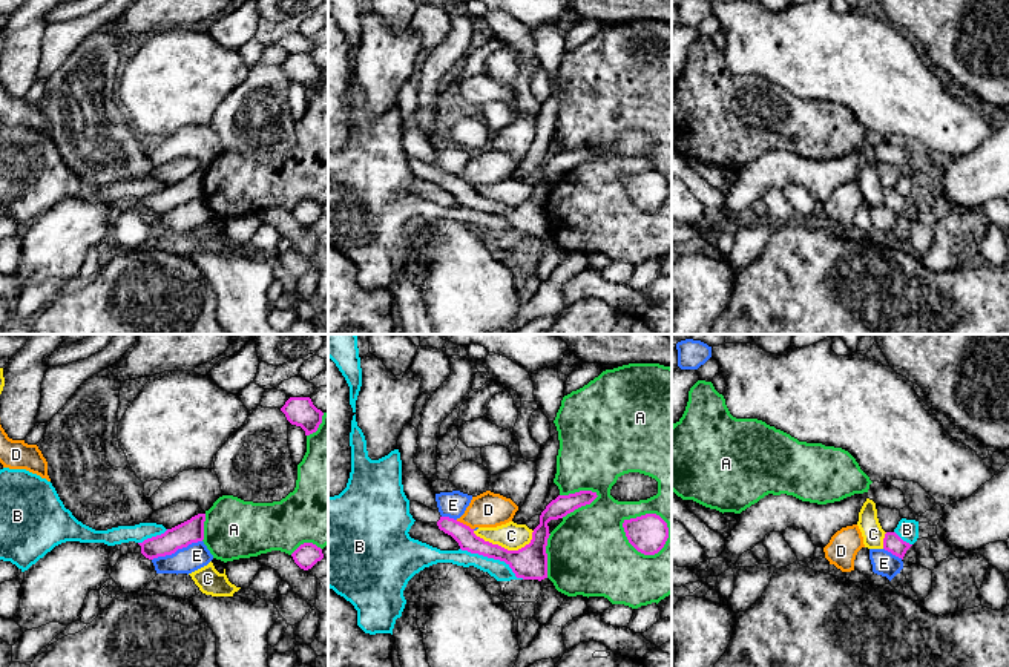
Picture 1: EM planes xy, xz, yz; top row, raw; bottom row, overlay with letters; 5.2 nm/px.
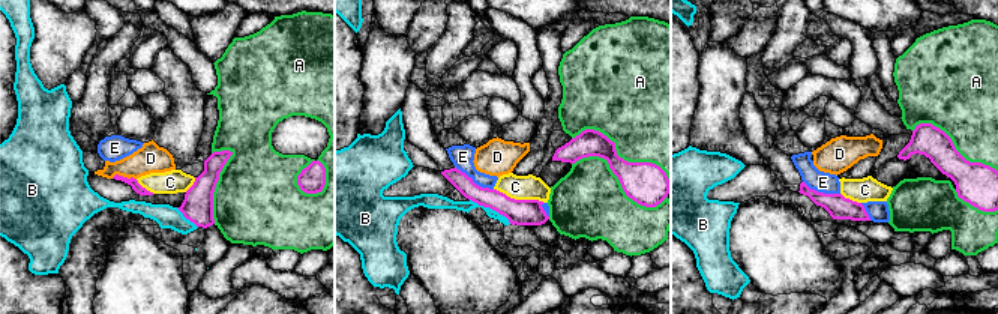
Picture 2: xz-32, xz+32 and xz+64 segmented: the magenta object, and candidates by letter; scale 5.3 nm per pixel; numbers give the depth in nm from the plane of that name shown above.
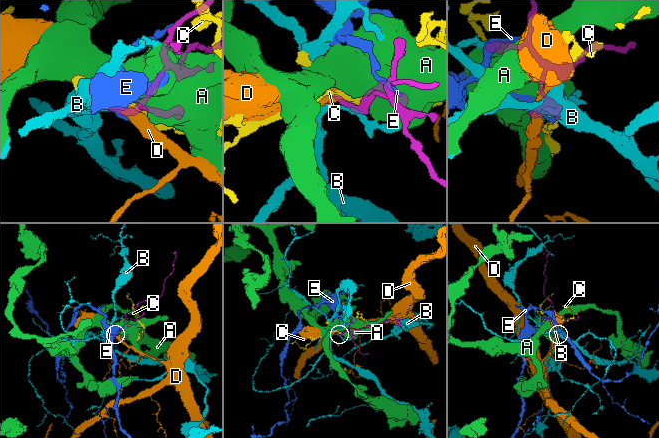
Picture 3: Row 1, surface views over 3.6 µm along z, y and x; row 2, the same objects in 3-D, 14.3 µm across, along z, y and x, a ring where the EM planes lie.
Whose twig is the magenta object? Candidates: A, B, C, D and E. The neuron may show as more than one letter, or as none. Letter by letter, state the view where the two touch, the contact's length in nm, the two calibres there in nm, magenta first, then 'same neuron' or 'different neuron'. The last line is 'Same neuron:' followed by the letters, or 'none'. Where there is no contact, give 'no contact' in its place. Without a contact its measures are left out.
A: meets magenta in xz; contact 260 nm long; 200 nm thick on the magenta side, 220 nm on the other; different neuron
B: meets magenta in xz; contact 380 nm long; 180 nm thick on the magenta side, 100 nm on the other; different neuron
C: meets magenta in xz; contact 320 nm long; 180 nm thick on the magenta side, 140 nm on the other; different neuron
D: meets magenta in xz; contact 110 nm long; 100 nm thick on the magenta side, 190 nm on the other; different neuron
E: meets magenta in xy; contact 280 nm long; 130 nm thick on the magenta side, 140 nm on the other; different neuron
Same neuron: none

